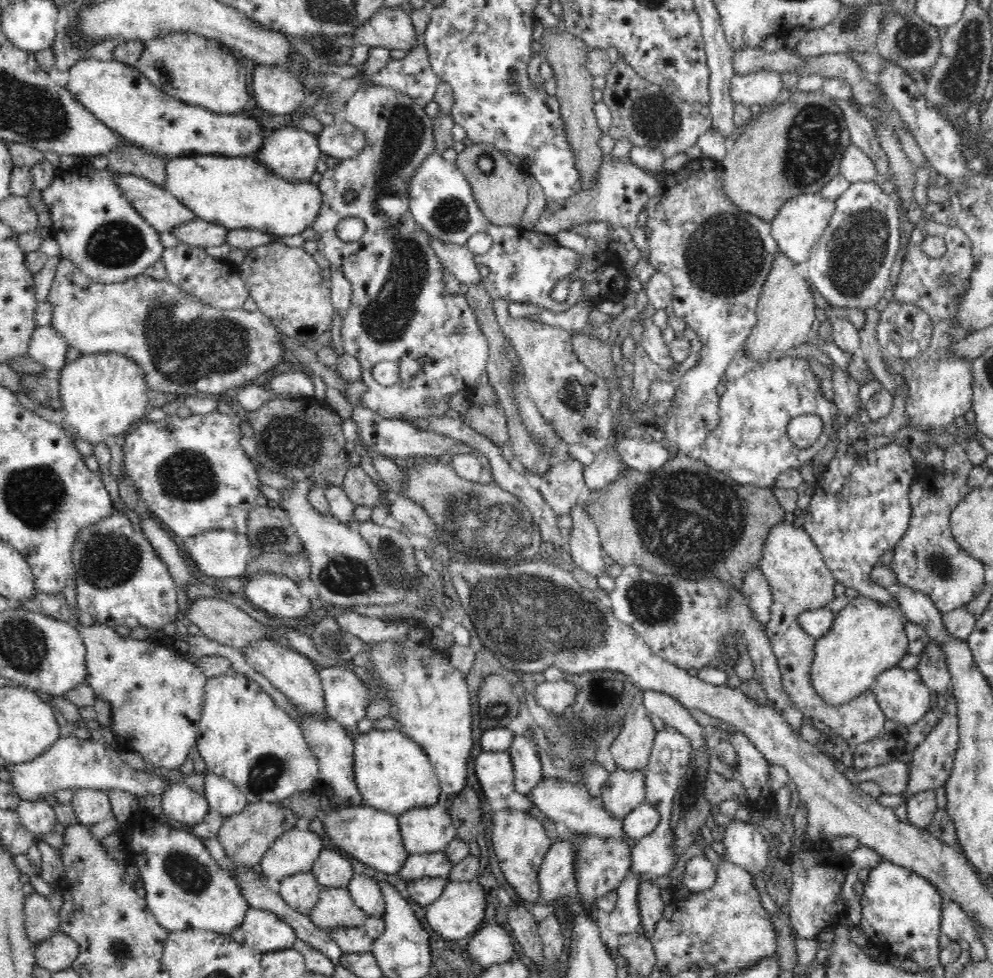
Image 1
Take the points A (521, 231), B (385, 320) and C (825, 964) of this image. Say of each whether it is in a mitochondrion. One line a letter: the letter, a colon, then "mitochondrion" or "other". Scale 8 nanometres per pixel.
A: other
B: mitochondrion
C: other

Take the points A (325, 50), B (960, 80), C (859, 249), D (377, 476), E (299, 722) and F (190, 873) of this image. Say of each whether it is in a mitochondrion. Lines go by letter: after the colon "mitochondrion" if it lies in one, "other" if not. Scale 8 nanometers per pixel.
A: mitochondrion
B: mitochondrion
C: mitochondrion
D: other
E: other
F: mitochondrion

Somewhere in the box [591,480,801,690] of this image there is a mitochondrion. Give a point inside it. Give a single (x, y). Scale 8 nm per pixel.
(654, 602)

